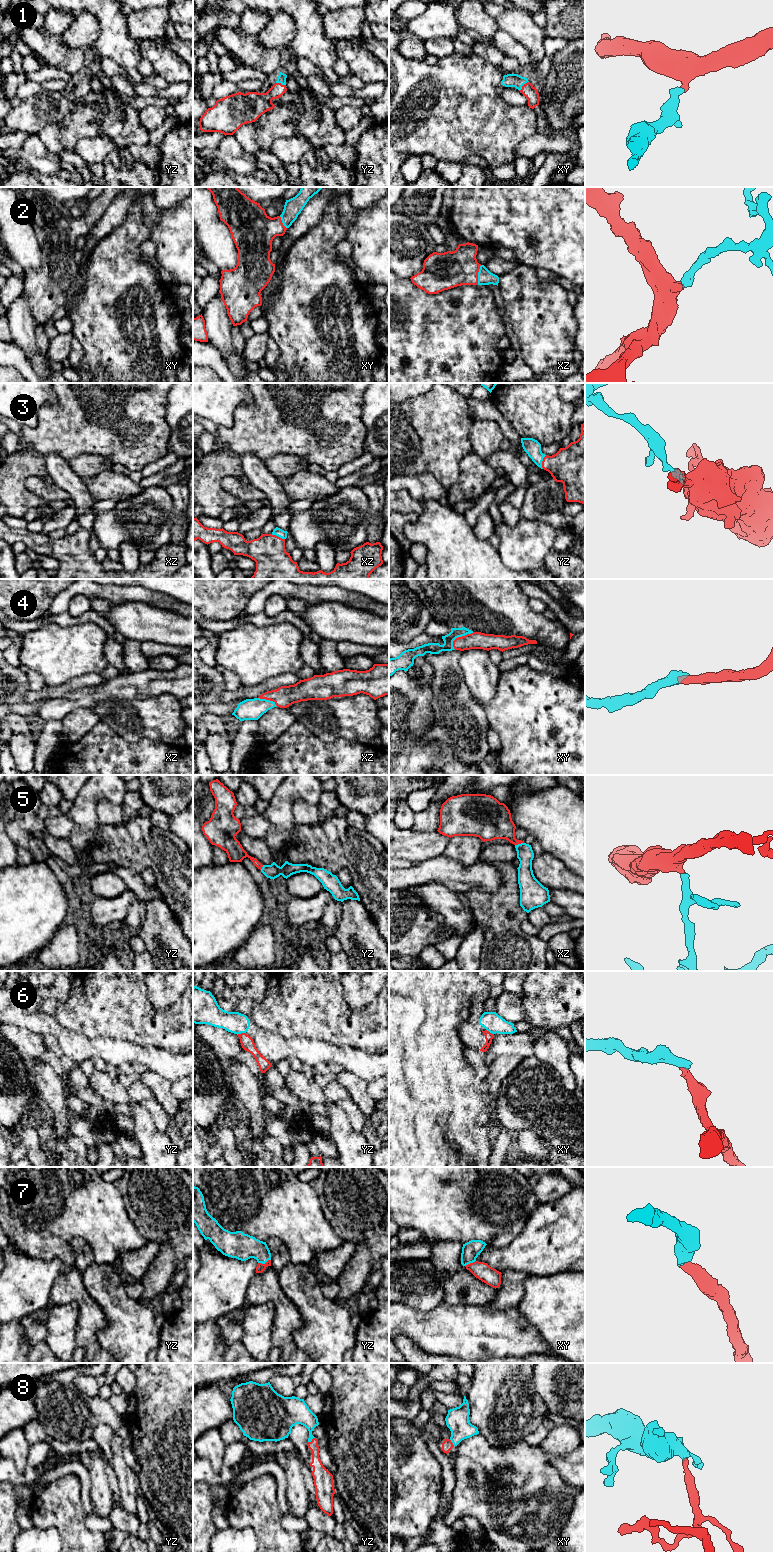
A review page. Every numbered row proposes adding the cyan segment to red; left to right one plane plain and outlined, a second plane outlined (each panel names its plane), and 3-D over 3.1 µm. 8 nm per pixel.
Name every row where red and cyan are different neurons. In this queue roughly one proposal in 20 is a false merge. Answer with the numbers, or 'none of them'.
none of them

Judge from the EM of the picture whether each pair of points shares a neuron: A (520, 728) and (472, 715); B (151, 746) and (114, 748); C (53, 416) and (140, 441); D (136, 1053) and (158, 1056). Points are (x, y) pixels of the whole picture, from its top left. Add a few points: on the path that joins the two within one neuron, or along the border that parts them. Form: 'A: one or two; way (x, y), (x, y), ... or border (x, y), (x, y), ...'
A: two; border (484, 709), (490, 728)
B: one; way (142, 749), (123, 749)
C: one; way (75, 417), (116, 417), (118, 419)
D: one; way (141, 1054), (153, 1056)

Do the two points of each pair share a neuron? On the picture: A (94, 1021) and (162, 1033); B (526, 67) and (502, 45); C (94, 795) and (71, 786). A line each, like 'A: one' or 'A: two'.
A: one
B: one
C: two

